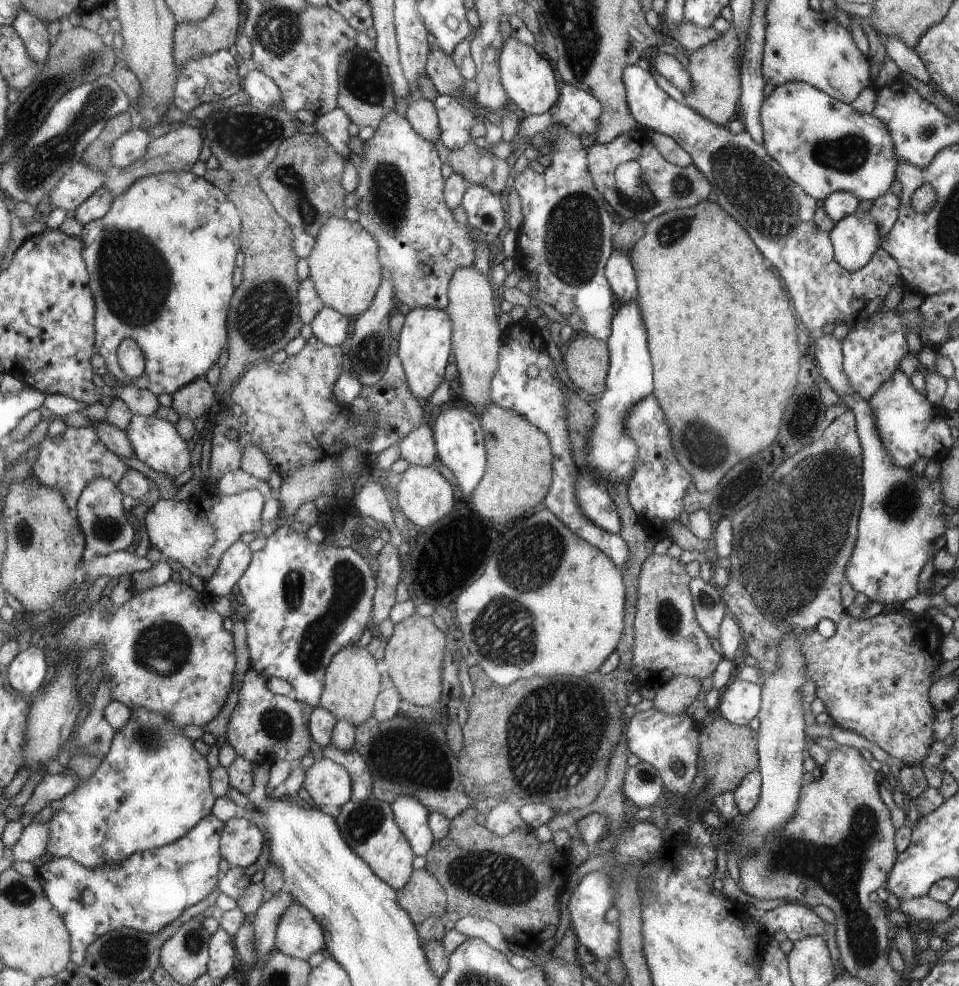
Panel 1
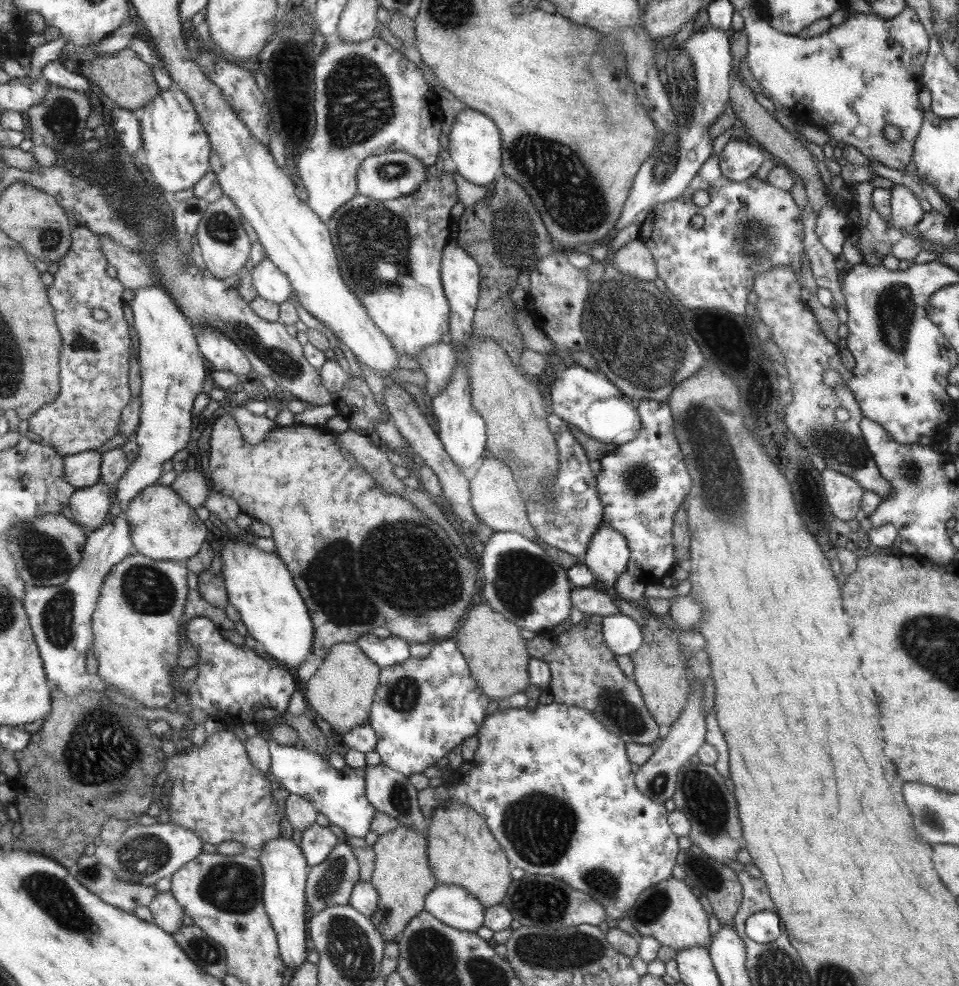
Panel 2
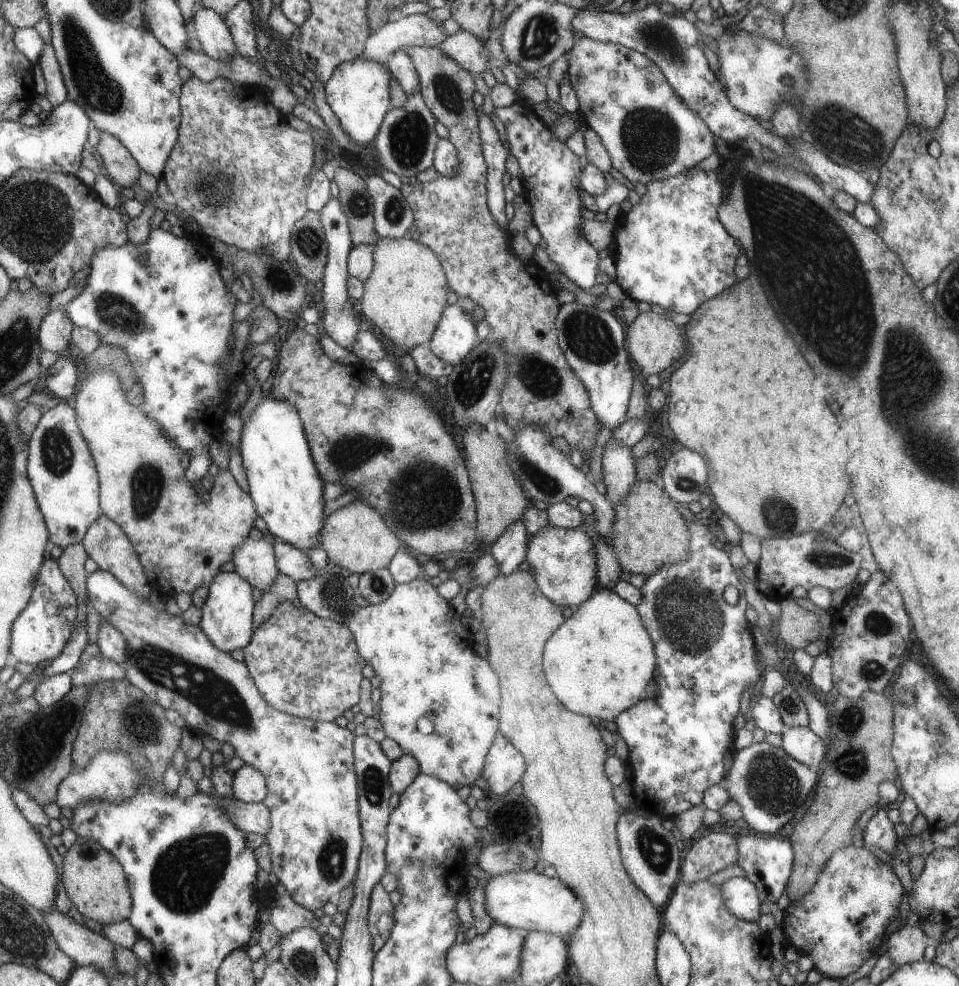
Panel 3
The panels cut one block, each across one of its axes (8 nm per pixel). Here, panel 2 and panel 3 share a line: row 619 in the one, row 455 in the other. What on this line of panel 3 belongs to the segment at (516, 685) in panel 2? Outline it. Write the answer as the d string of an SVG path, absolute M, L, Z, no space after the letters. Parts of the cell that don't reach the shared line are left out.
M468 425L463 430L457 429L457 439L461 442L461 449L466 459L466 472L475 490L475 511L477 512L475 531L477 532L477 538L483 545L491 545L504 534L504 531L511 524L522 519L521 512L525 512L523 490L517 486L516 477L507 465L503 440L491 430L491 427Z

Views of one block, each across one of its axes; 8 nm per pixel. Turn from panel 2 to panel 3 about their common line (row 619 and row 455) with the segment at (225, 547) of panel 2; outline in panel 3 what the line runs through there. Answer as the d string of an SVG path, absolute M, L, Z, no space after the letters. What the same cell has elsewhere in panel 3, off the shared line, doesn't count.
M261 397L242 425L238 452L248 483L248 494L257 508L258 518L265 522L269 533L303 552L319 547L318 534L322 529L322 509L325 504L322 500L324 484L321 483L313 465L296 407L285 399Z

